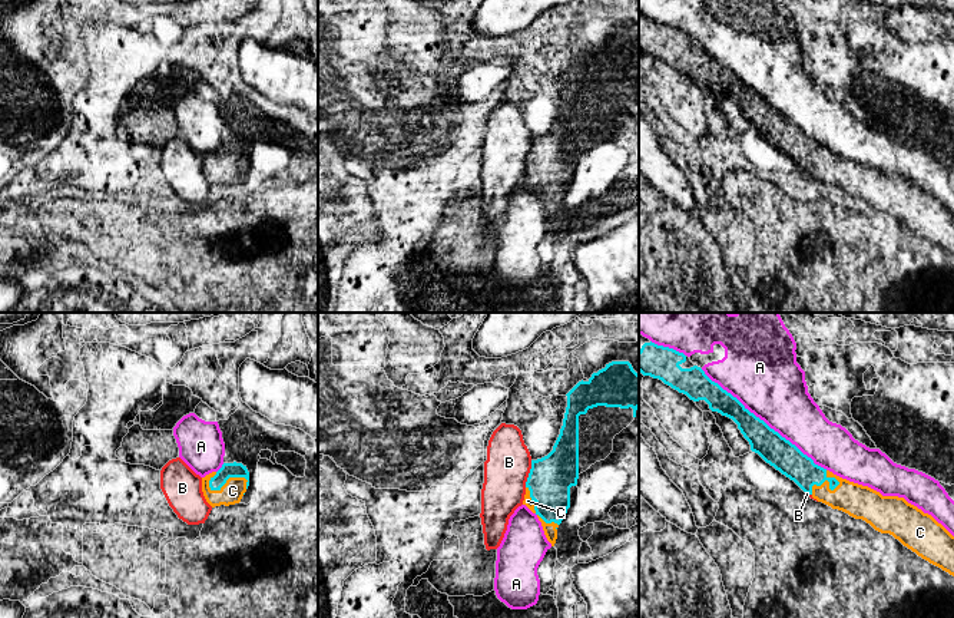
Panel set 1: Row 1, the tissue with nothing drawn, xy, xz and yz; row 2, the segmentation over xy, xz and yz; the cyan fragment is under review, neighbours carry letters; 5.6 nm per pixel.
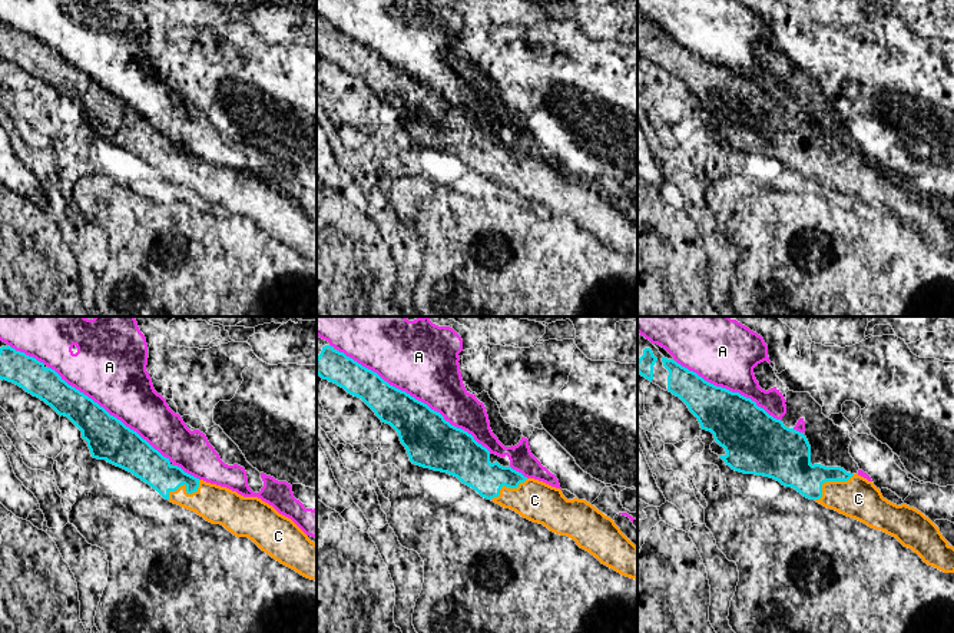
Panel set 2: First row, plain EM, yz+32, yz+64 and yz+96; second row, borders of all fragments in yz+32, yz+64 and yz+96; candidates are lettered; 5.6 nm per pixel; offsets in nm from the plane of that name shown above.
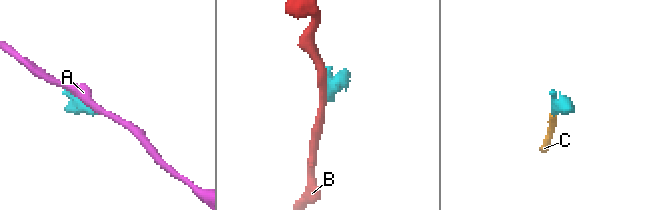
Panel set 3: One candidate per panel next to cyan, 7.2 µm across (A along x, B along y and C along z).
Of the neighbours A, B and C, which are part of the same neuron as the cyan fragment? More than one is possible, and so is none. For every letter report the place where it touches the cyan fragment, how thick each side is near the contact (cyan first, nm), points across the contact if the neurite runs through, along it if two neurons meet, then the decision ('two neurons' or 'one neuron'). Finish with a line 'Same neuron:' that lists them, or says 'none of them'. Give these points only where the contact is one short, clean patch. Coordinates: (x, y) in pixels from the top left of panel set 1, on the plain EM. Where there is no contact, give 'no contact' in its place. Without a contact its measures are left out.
A: yz (764, 101) | 170/400 nm | two neurons
B: xz (529, 152) | 240/260 nm | two neurons
C: xy (228, 157) | 80/120 nm | across xy (234, 148), (228, 157), (232, 169) | one neuron
Same neuron: C

